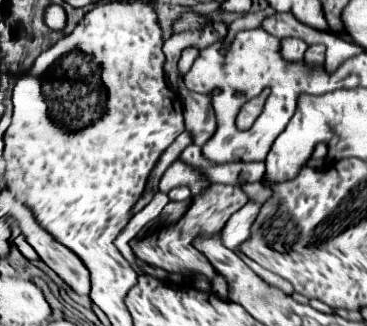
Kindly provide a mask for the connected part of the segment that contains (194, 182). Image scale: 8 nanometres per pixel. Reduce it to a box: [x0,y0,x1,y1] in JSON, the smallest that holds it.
[160,162,208,196]

